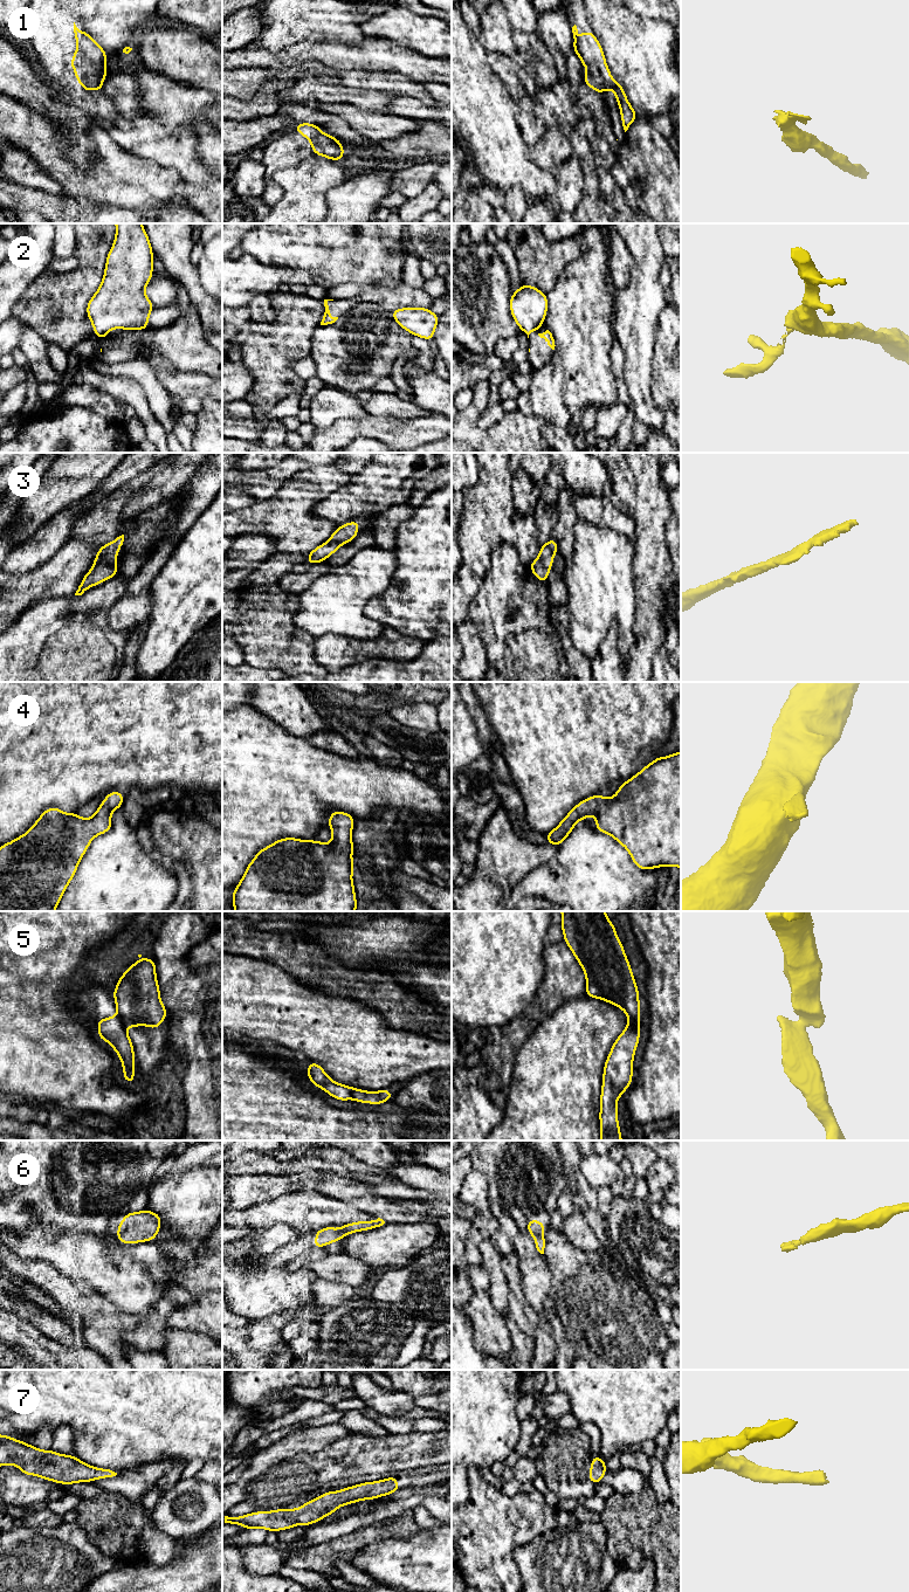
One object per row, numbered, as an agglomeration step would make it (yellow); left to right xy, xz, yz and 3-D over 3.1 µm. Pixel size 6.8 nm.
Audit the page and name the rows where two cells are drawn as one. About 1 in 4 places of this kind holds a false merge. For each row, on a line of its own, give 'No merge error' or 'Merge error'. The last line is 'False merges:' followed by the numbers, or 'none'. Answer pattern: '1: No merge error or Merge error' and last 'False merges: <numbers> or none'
1: No merge error
2: Merge error
3: No merge error
4: No merge error
5: Merge error
6: No merge error
7: No merge error
False merges: 2, 5

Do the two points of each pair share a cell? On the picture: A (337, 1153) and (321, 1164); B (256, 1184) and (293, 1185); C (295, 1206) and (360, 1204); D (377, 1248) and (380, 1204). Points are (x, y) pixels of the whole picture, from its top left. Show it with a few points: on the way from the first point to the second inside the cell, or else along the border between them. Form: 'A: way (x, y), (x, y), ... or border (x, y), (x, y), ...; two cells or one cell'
A: border (316, 1156), (323, 1159), (337, 1160), (345, 1165); two cells
B: way (266, 1185), (283, 1185); one cell
C: border (350, 1203), (377, 1217); two cells
D: border (413, 1221), (385, 1222); two cells

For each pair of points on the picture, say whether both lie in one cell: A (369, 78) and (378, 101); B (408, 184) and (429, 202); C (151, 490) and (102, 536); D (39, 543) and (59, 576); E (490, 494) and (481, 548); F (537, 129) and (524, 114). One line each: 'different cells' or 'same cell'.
A: different cells
B: different cells
C: different cells
D: different cells
E: same cell
F: same cell

